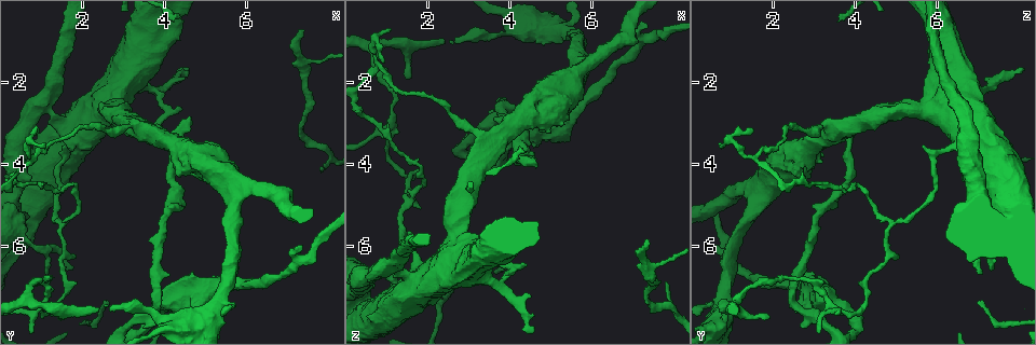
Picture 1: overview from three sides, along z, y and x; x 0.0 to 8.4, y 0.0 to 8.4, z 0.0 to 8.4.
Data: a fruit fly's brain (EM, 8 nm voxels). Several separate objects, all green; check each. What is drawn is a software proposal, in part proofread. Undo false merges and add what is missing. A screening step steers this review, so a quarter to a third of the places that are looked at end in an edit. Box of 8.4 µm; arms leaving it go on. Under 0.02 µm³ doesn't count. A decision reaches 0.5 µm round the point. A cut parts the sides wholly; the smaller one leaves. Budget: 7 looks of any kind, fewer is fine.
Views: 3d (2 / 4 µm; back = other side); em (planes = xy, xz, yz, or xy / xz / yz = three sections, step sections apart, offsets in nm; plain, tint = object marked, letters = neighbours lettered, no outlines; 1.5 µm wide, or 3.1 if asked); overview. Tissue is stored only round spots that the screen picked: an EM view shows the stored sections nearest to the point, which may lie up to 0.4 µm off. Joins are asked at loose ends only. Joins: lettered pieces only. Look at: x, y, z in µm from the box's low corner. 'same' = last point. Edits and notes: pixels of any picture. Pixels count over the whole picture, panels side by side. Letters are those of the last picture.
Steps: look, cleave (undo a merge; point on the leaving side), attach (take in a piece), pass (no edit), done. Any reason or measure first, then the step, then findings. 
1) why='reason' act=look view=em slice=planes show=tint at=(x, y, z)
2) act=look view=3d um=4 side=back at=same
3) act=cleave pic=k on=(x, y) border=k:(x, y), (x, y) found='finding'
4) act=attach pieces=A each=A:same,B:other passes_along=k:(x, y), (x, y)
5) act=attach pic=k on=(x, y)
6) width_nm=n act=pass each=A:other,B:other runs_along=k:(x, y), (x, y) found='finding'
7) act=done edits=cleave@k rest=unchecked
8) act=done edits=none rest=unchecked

why='an open end' act=look view=em slice=xy step=4 show=tint at=(7.35, 0.75, 5.85)

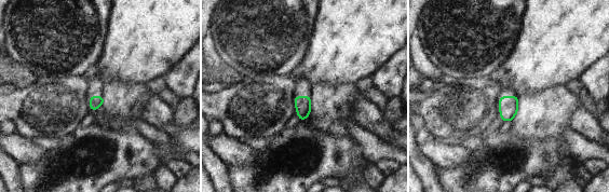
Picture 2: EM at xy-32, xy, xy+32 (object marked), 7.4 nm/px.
why='cut it another way' act=look view=em slice=planes show=letters at=same

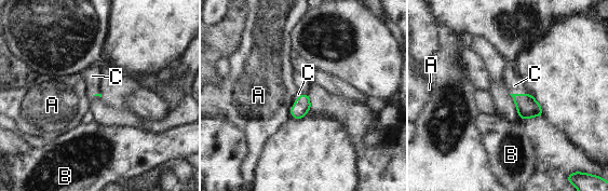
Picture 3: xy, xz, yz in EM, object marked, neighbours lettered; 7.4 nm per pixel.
longest_contact=C:140nm act=attach pieces=C each=A:other,B:other,C:same found='it goes on there'

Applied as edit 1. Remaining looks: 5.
act=look view=overview

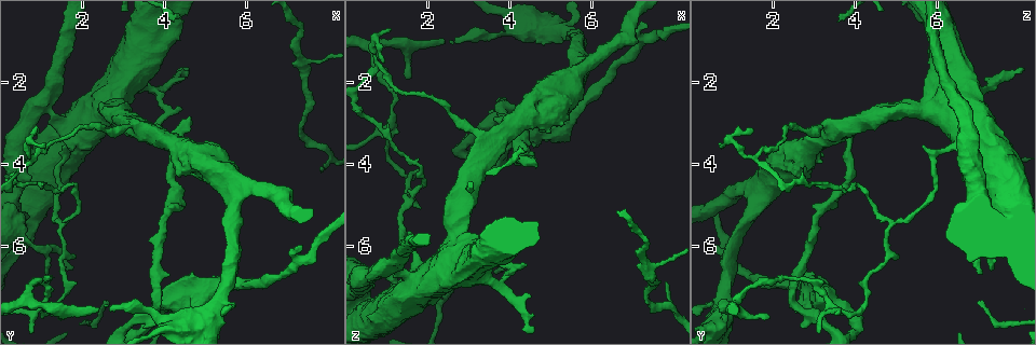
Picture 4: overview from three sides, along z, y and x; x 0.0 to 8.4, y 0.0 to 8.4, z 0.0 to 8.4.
why='an open end' act=look view=em slice=xz step=4 show=letters at=(4.40, 2.70, 6.45)

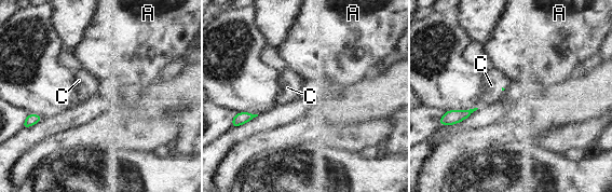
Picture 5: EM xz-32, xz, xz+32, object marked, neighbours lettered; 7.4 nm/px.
why='cut it another way' act=look view=em slice=planes show=letters at=same

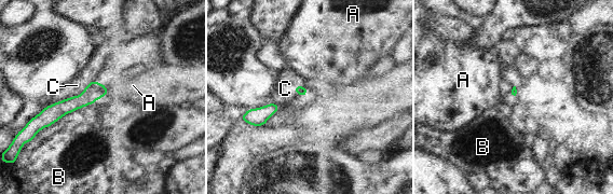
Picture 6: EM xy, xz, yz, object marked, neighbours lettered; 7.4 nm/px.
act=pass each=A:other,B:other,C:other runs_along=6:(104, 89), (42, 119) found='none of them fits'

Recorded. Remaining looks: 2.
why='end of a long branch' act=look view=3d um=4 at=(4.70, 2.95, 4.10)

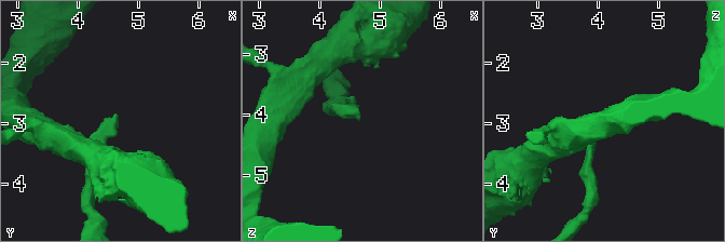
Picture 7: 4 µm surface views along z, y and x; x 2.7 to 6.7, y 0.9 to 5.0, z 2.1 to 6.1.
act=look view=em slice=xz step=8 show=letters at=(4.65, 2.95, 4.05)

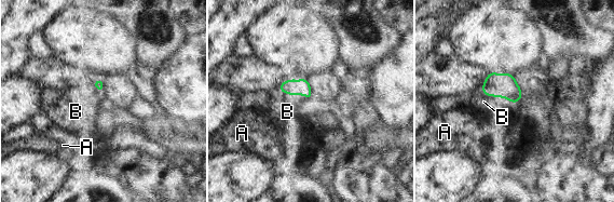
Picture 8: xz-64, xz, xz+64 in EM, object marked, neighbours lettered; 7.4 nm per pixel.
act=attach pieces=B each=A:other,B:same passes_along=8:(292, 86), (296, 94), (287, 111) found='the cell continues'

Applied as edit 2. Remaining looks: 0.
act=done edits=attach@3,attach@8 rest=unchecked

